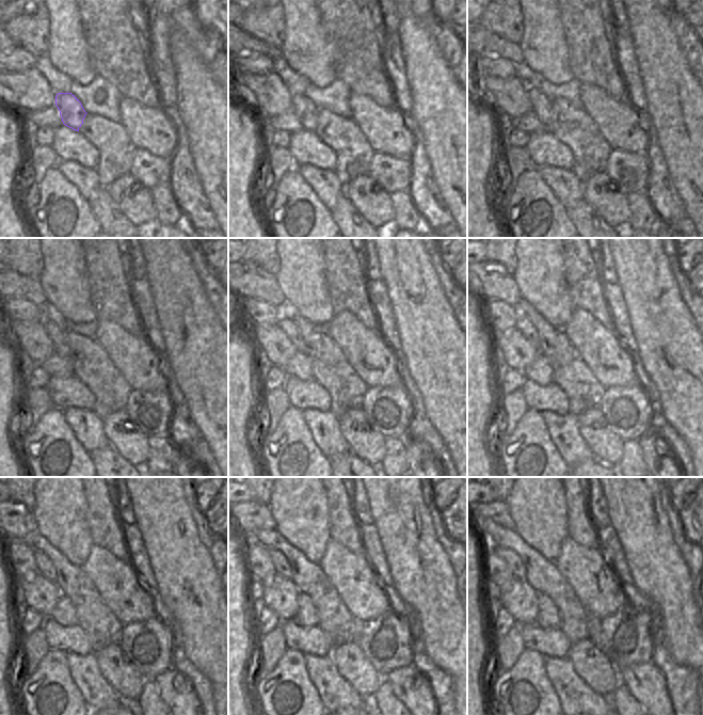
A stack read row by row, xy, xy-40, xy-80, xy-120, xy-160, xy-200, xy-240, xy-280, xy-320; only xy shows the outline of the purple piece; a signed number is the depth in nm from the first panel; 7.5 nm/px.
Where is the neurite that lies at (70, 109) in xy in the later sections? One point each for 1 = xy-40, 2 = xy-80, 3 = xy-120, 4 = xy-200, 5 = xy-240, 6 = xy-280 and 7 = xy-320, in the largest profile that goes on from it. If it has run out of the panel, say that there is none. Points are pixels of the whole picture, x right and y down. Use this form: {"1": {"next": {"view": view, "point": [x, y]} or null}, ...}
{"1": {"next": {"view": "xy-40", "point": [306, 111]}}, "2": {"next": {"view": "xy-80", "point": [540, 104]}}, "3": {"next": {"view": "xy-120", "point": [56, 334]}}, "4": {"next": {"view": "xy-200", "point": [524, 326]}}, "5": {"next": {"view": "xy-240", "point": [44, 566]}}, "6": {"next": {"view": "xy-280", "point": [282, 566]}}, "7": {"next": {"view": "xy-320", "point": [512, 559]}}}

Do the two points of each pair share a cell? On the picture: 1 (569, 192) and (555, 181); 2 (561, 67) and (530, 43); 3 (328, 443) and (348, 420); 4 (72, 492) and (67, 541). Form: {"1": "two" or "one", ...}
{"1": "one", "2": "one", "3": "two", "4": "one"}

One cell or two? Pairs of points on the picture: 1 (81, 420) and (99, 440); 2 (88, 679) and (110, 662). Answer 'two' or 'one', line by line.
1: one
2: two

